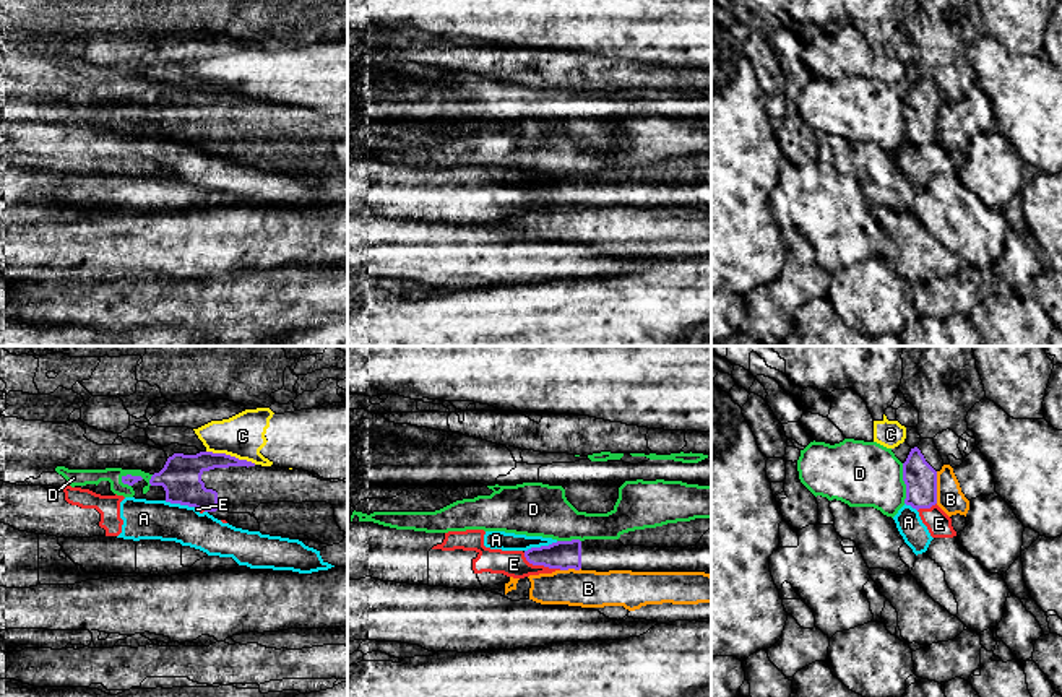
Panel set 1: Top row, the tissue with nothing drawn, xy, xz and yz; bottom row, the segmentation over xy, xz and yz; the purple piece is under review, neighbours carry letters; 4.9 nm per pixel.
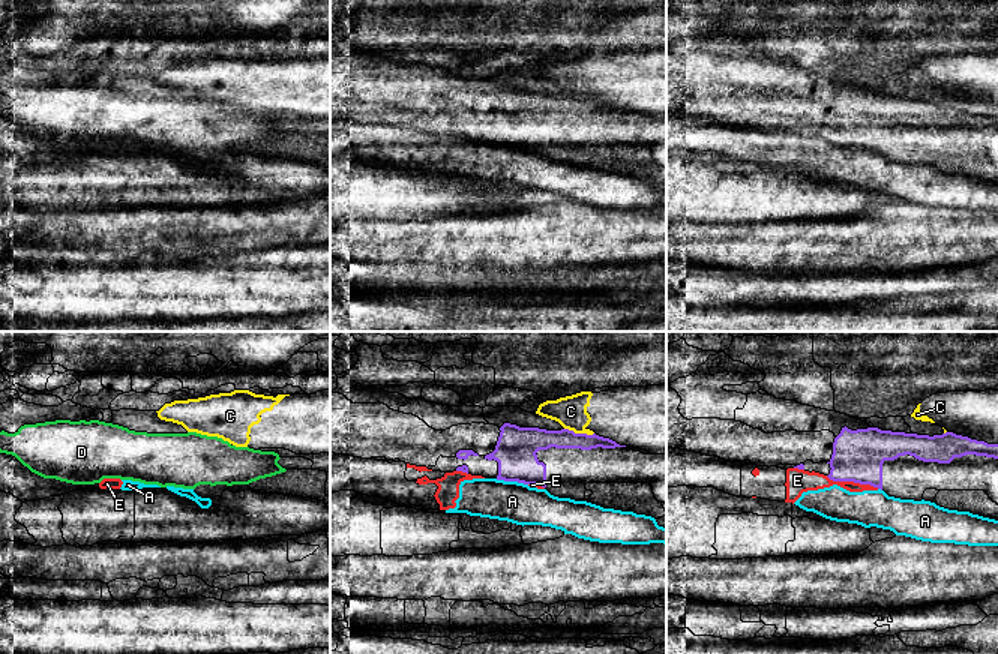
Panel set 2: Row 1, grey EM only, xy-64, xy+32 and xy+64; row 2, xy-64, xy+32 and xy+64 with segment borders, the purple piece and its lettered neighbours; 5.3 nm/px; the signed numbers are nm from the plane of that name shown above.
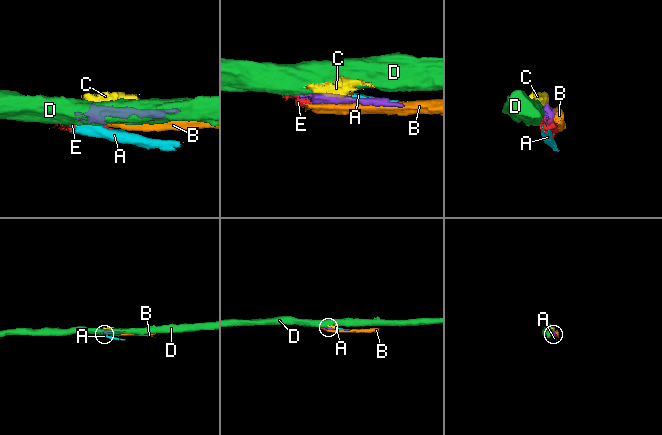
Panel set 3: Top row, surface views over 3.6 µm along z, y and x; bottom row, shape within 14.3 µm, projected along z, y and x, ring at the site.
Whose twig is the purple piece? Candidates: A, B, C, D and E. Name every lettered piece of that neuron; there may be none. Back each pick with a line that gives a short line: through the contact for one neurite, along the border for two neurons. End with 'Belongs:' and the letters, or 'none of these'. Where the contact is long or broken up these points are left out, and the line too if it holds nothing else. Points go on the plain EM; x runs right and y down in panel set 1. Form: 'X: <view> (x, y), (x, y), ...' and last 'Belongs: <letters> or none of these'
Belongs: none of these

